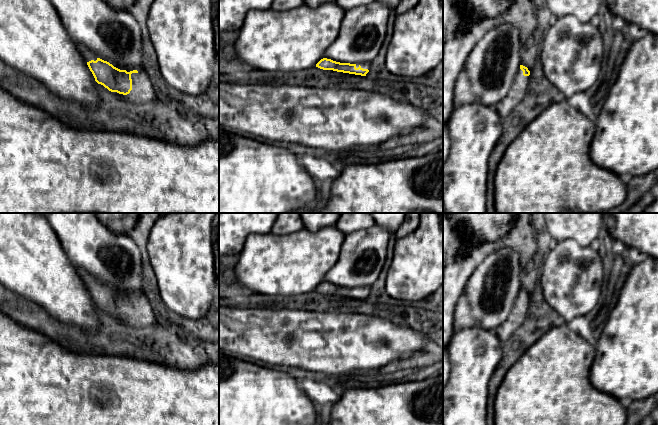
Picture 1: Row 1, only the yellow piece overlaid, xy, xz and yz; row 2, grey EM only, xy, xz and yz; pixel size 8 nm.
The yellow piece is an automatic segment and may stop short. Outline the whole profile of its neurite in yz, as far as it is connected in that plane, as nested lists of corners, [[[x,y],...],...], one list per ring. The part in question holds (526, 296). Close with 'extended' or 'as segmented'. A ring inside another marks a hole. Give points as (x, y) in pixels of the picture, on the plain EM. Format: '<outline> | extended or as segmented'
[[[520,289],[520,293],[515,300],[515,304],[508,318],[500,326],[494,329],[494,332],[502,343],[508,340],[524,322],[529,307],[529,299],[530,295],[528,292]]] | extended

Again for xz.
[[[323,282],[316,288],[316,291],[323,294],[333,294],[337,296],[366,300],[366,298],[369,296],[369,293],[371,292],[371,289],[371,286],[361,288],[350,288],[340,287],[331,283]]] | extended

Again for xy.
[[[75,266],[92,296],[95,305],[113,316],[118,322],[137,328],[150,327],[157,321],[156,308],[145,294],[127,296],[107,285],[96,282],[92,276]]] | extended

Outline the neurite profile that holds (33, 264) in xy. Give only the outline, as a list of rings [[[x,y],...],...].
[[[0,213],[0,283],[22,298],[37,304],[62,324],[91,333],[101,329],[98,307],[63,250],[56,232],[41,213]]]

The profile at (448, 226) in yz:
[[[443,213],[443,273],[449,261],[447,256],[451,248],[453,229],[454,225],[448,218],[447,213]]]

